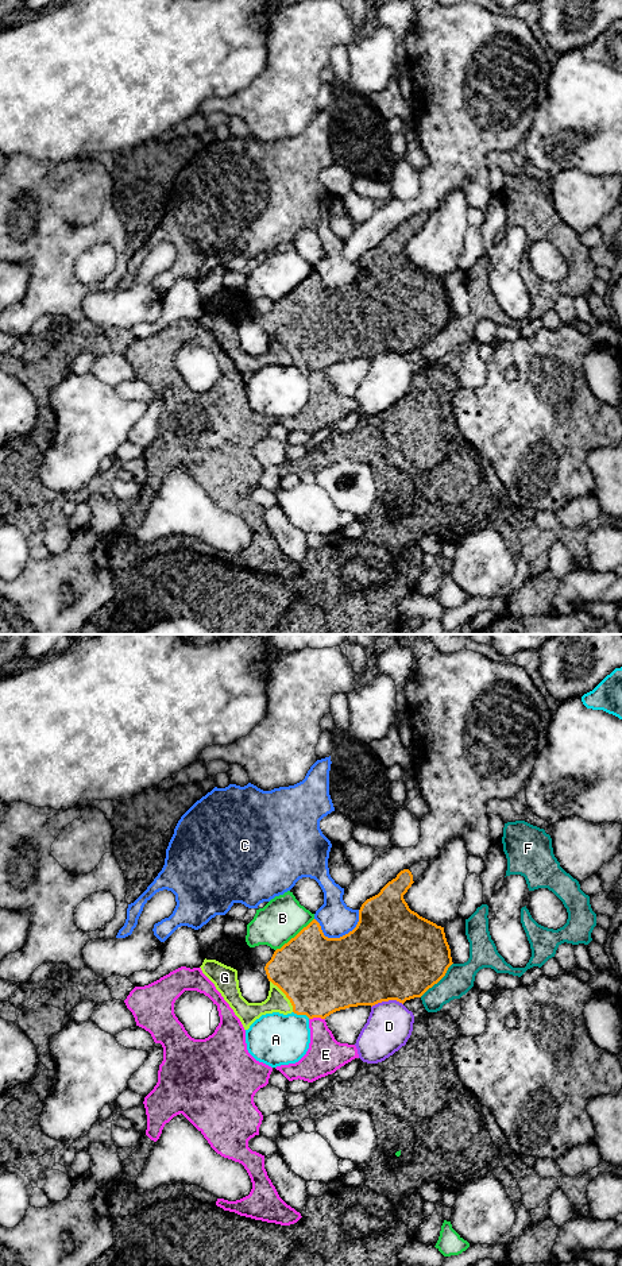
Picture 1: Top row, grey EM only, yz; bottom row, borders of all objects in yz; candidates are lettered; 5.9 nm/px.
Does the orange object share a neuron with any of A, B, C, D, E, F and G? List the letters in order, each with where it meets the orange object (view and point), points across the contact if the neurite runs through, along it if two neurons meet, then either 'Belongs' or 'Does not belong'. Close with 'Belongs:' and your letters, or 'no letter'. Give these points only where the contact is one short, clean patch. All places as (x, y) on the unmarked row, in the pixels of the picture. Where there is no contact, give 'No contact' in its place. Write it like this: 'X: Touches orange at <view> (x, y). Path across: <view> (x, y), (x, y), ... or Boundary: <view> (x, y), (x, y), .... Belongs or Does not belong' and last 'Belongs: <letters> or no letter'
A: Touches orange at yz (301, 366). Does not belong
B: Touches orange at yz (296, 288). Does not belong
C: Touches orange at yz (340, 289). Does not belong
D: Touches orange at yz (386, 352). Does not belong
E: Touches orange at yz (316, 369). Does not belong
F: Touches orange at yz (437, 334). Does not belong
G: Touches orange at yz (286, 348). Belongs
Belongs: G

